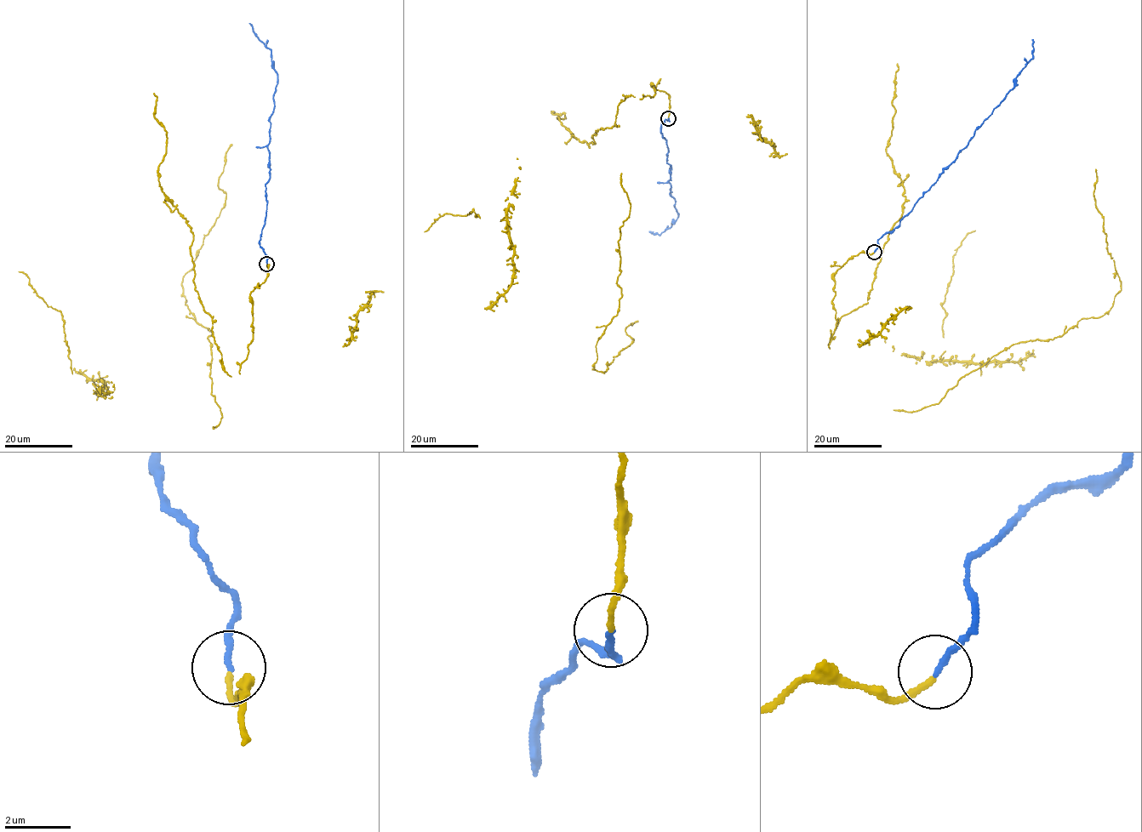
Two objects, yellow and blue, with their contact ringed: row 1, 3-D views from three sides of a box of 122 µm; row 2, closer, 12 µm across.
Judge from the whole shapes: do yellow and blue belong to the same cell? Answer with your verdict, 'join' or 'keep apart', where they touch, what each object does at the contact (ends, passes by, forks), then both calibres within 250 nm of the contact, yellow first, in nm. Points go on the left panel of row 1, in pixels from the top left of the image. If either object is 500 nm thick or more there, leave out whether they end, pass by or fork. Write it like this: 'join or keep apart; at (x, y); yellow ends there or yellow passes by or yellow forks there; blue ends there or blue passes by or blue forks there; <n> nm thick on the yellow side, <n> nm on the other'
join; at (266, 264); yellow ends there; blue ends there; 160 nm thick on the yellow side, 190 nm on the other

